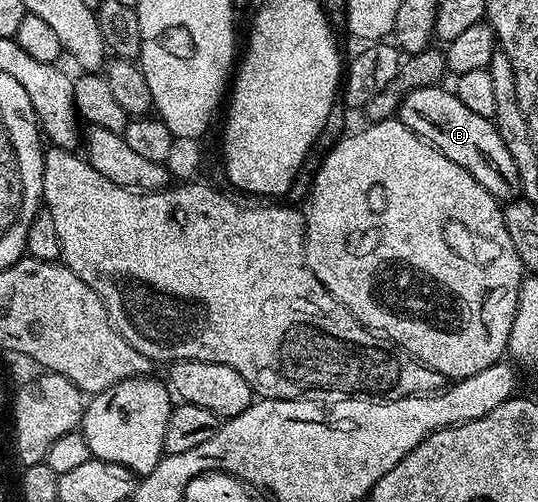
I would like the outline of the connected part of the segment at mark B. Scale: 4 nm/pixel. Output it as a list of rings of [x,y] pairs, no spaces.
[[[449,87],[412,90],[400,102],[396,119],[408,126],[412,134],[440,150],[444,158],[452,158],[456,166],[468,170],[468,174],[472,174],[472,178],[476,178],[476,182],[480,182],[480,186],[484,186],[484,190],[488,190],[488,194],[498,201],[509,202],[522,196],[520,176],[516,174],[512,154],[508,154],[504,138],[500,138],[493,119],[476,114],[476,110],[468,110],[468,106],[464,106],[464,102],[460,102],[460,98]]]

